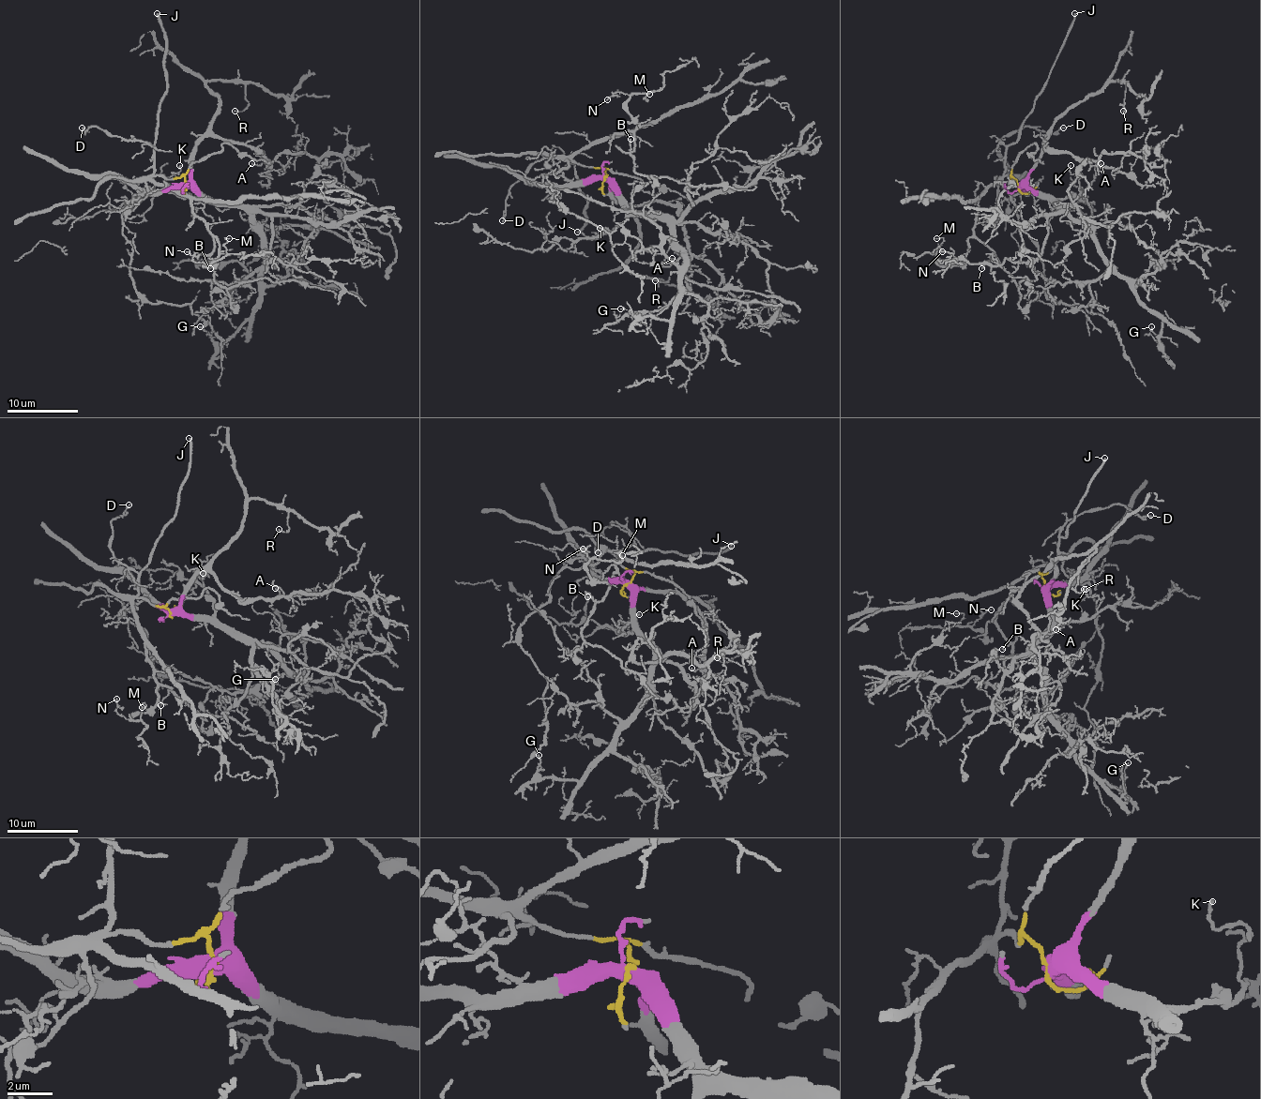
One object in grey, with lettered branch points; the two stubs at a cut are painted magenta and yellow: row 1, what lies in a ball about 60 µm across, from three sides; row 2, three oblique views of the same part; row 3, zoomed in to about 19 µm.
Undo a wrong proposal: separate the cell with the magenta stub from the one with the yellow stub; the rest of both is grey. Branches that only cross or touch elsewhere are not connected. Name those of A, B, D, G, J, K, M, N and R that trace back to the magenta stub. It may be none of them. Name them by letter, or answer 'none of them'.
A, G, K, R

